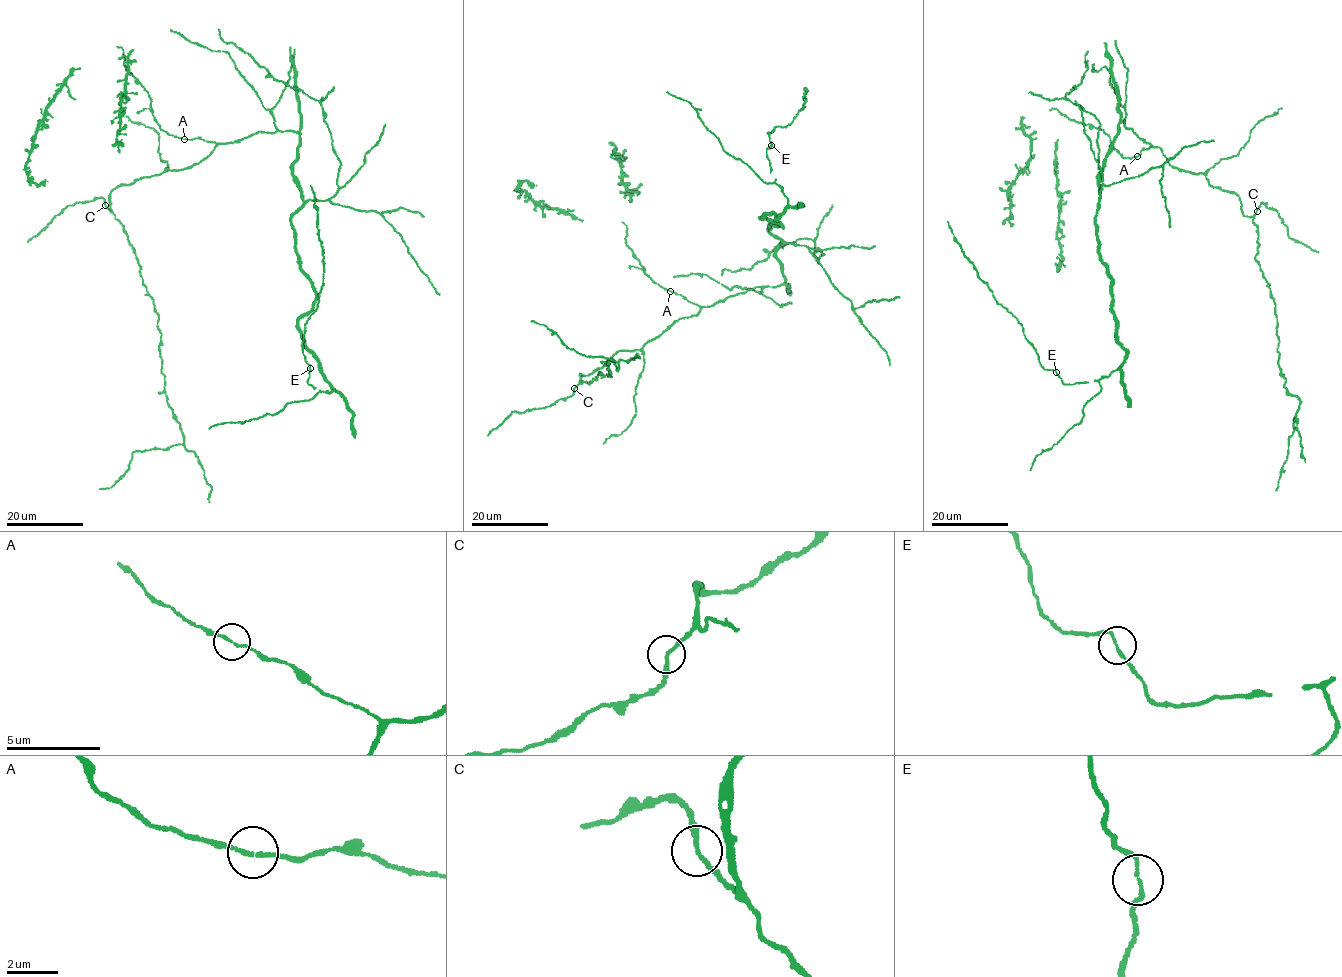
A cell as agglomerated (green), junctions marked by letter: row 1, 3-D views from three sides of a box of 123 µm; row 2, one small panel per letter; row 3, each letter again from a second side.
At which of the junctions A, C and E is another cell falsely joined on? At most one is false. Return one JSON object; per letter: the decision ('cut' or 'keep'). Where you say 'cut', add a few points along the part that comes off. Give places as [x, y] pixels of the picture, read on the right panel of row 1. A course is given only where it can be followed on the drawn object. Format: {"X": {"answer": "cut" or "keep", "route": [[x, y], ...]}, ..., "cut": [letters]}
{"A": {"answer": "keep"}, "C": {"answer": "keep"}, "E": {"answer": "keep"}, "cut": []}

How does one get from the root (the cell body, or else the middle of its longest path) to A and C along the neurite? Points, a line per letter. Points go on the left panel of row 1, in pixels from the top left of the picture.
A: (274, 132), (258, 131), (227, 143), (184, 139)
C: (274, 132), (258, 131), (219, 143), (199, 163), (117, 186), (110, 193), (112, 211), (105, 205)

